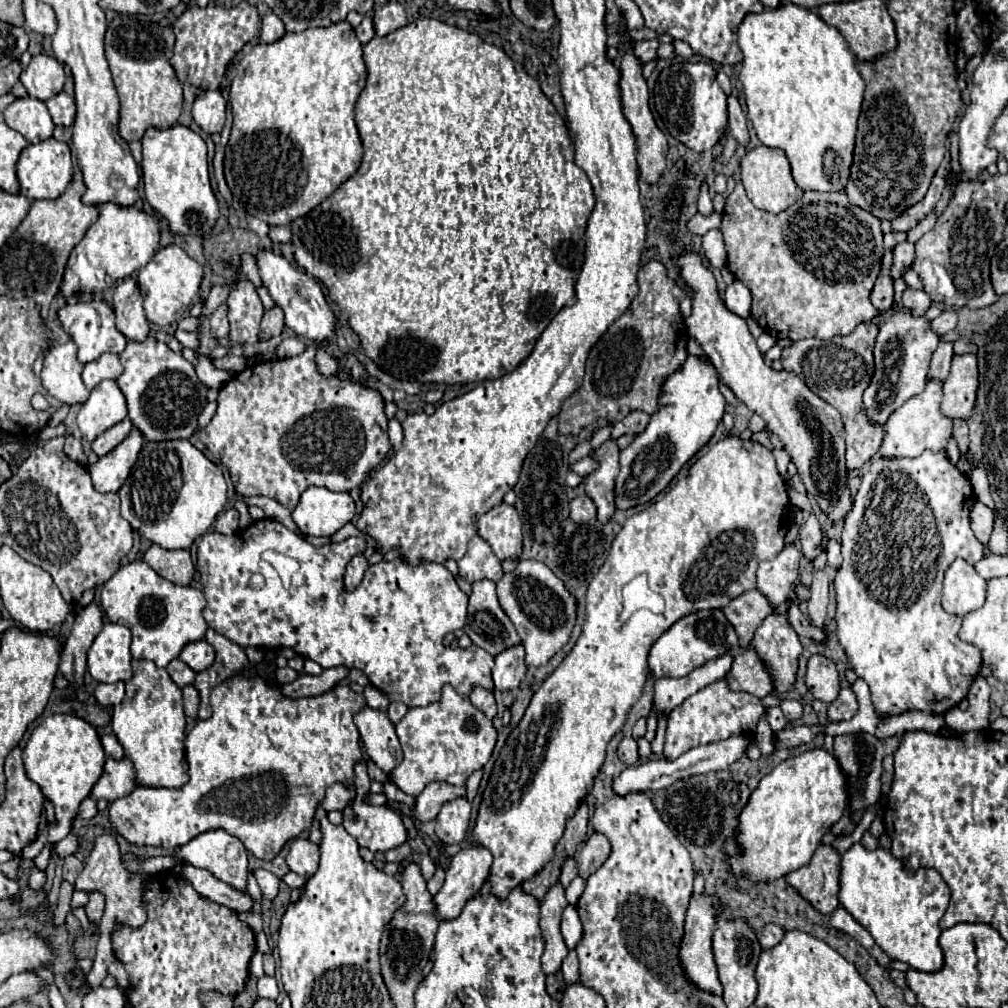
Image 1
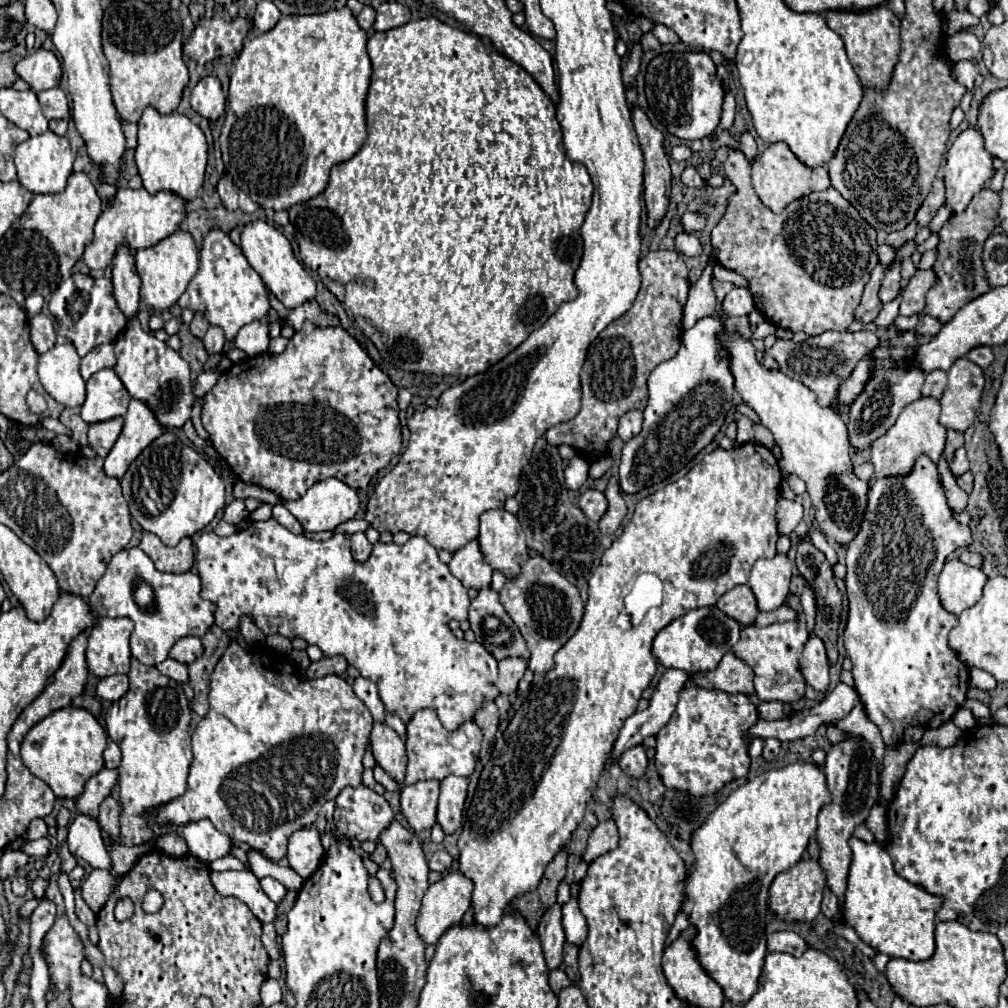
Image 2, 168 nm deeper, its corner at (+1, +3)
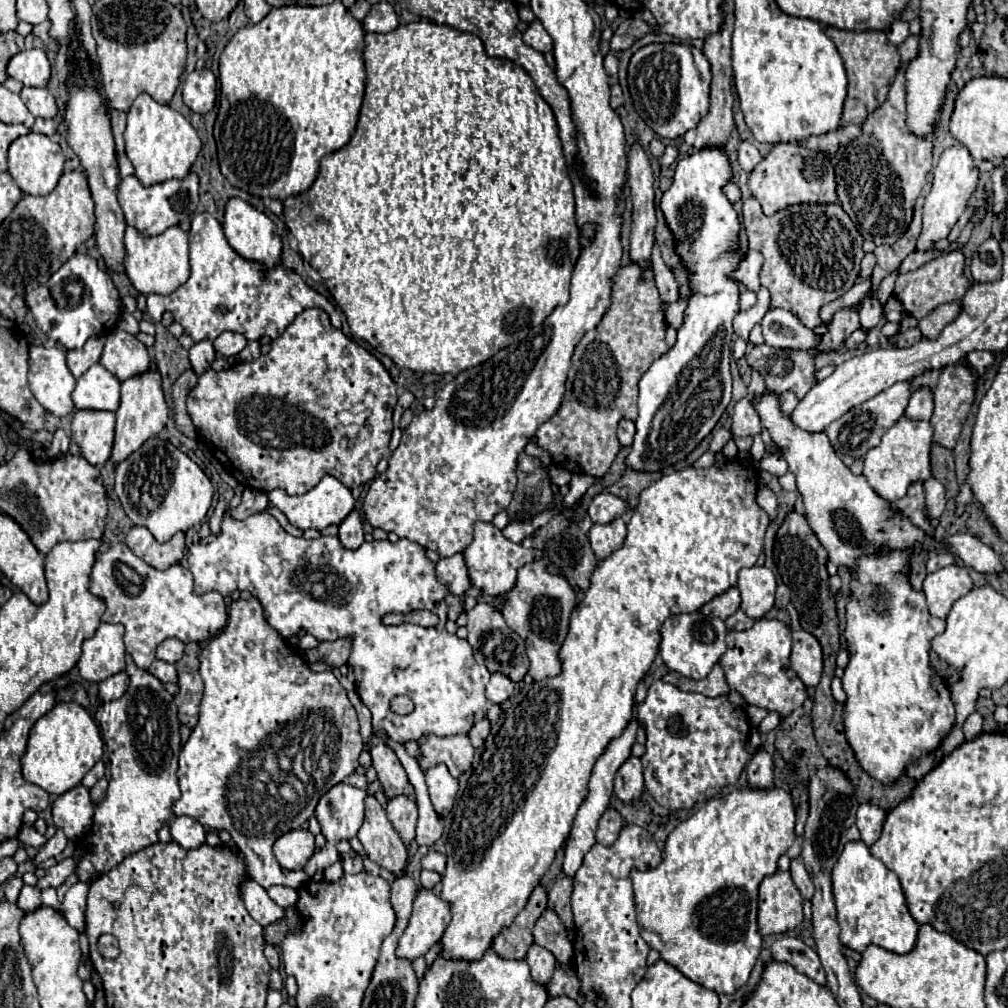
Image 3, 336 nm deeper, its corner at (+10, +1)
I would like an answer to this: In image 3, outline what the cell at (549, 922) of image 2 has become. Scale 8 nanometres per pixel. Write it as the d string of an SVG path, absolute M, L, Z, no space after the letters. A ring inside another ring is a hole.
M532 944L528 948L528 954L526 954L526 962L530 966L530 972L532 972L532 980L538 982L540 986L548 986L550 978L552 978L552 972L556 968L556 958L552 956L552 952L548 952L546 948L538 946L538 944Z

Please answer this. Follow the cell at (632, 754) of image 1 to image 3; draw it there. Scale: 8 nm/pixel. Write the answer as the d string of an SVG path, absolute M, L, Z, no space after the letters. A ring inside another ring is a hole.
M630 756L616 772L614 796L624 804L634 804L642 798L642 792L644 792L642 764L640 764L640 758Z

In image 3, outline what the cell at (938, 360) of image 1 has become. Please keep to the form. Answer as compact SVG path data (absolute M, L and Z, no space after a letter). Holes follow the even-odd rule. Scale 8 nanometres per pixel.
M920 388L912 394L908 408L906 408L906 418L910 420L930 420L932 416L932 392L928 388Z

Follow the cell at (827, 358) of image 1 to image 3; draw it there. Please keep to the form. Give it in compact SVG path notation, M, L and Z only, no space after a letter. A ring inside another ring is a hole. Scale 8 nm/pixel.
M766 344L762 346L754 346L752 352L746 354L746 362L750 364L750 368L758 370L760 376L766 382L766 388L770 392L784 392L784 390L792 390L798 398L802 398L816 382L814 382L814 360L812 356L818 354L816 348L812 350L778 350L778 348L770 348Z

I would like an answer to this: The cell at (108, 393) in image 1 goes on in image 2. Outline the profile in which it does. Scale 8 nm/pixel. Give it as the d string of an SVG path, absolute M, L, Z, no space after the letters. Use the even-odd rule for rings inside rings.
M111 368L95 372L87 380L87 400L81 406L81 418L87 424L105 422L117 416L125 416L129 406L129 392Z

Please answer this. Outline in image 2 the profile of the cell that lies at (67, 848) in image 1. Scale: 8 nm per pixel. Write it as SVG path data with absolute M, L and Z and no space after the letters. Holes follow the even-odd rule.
M19 838L19 840L15 840L11 846L13 846L13 848L21 848L21 850L27 852L29 856L37 856L37 858L47 856L49 850L51 850L49 838L41 838L41 840L35 840L35 842L25 842L23 838Z

